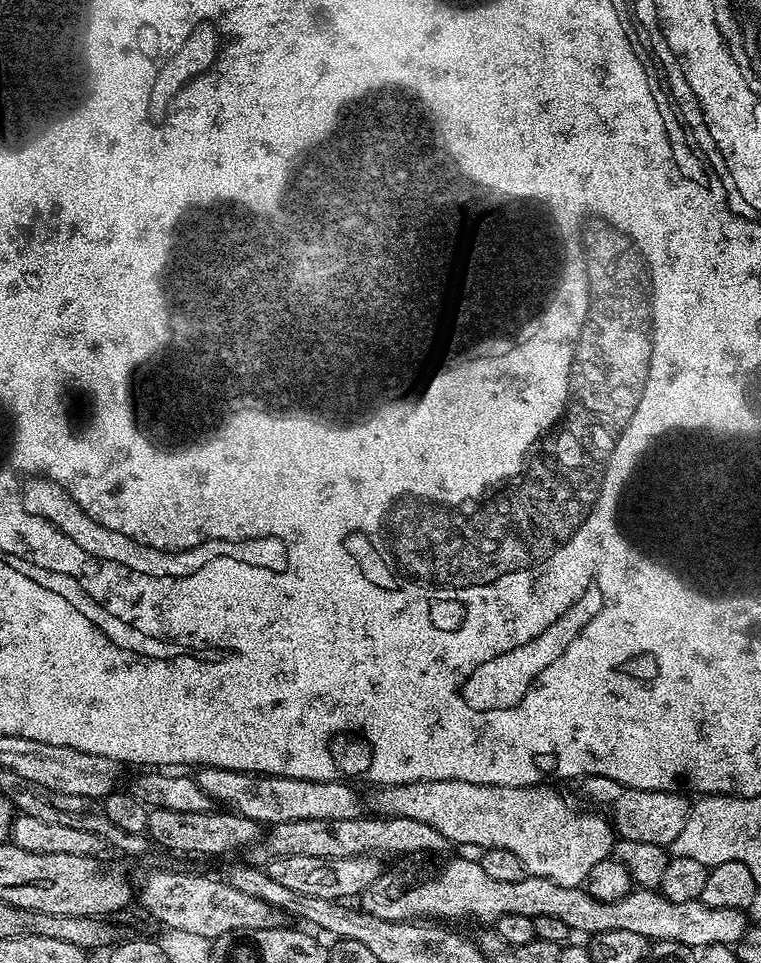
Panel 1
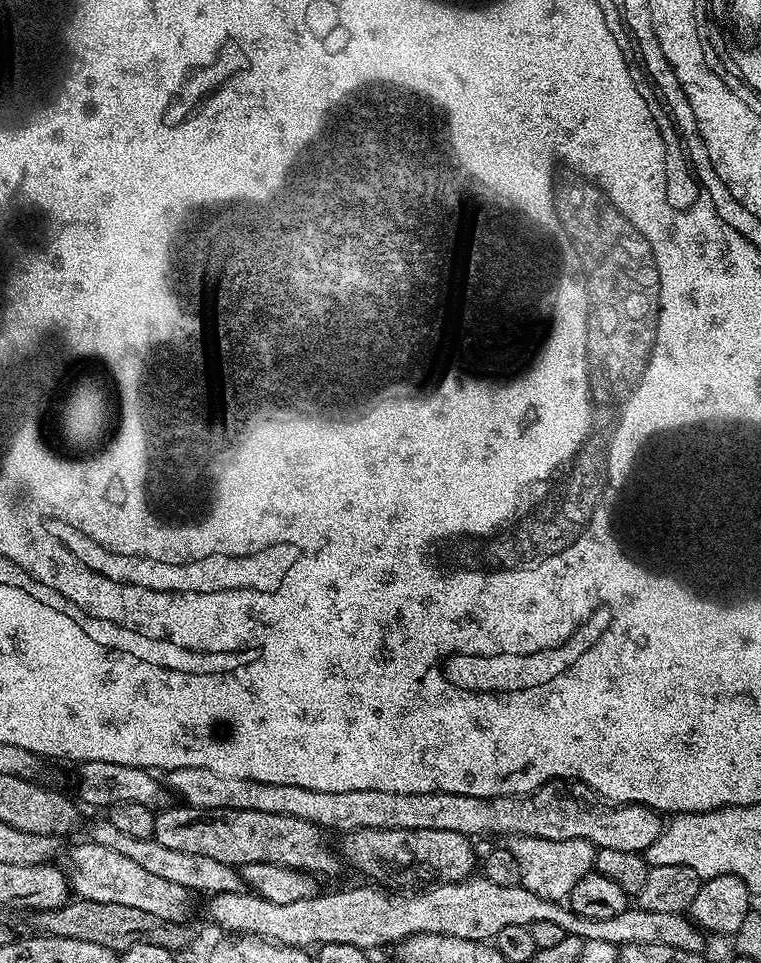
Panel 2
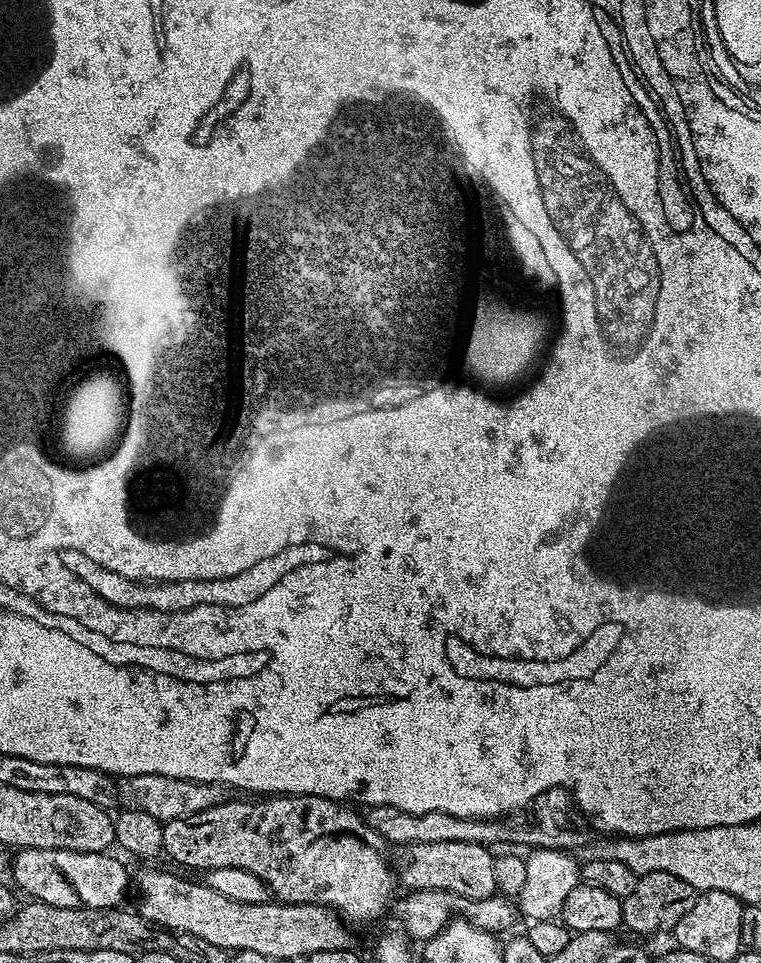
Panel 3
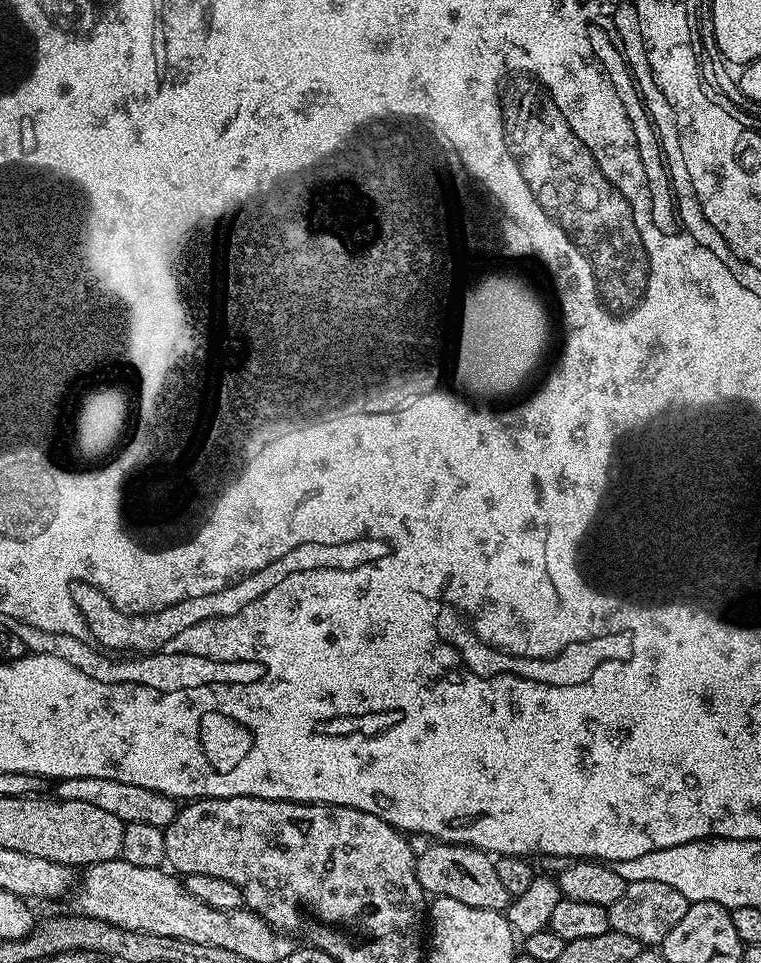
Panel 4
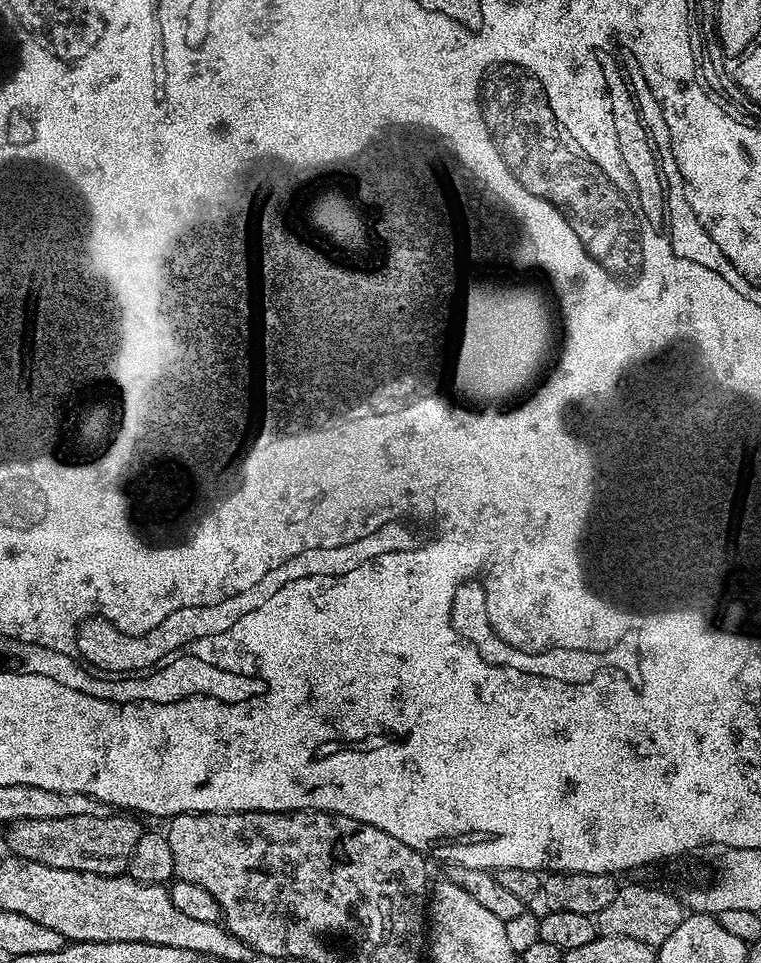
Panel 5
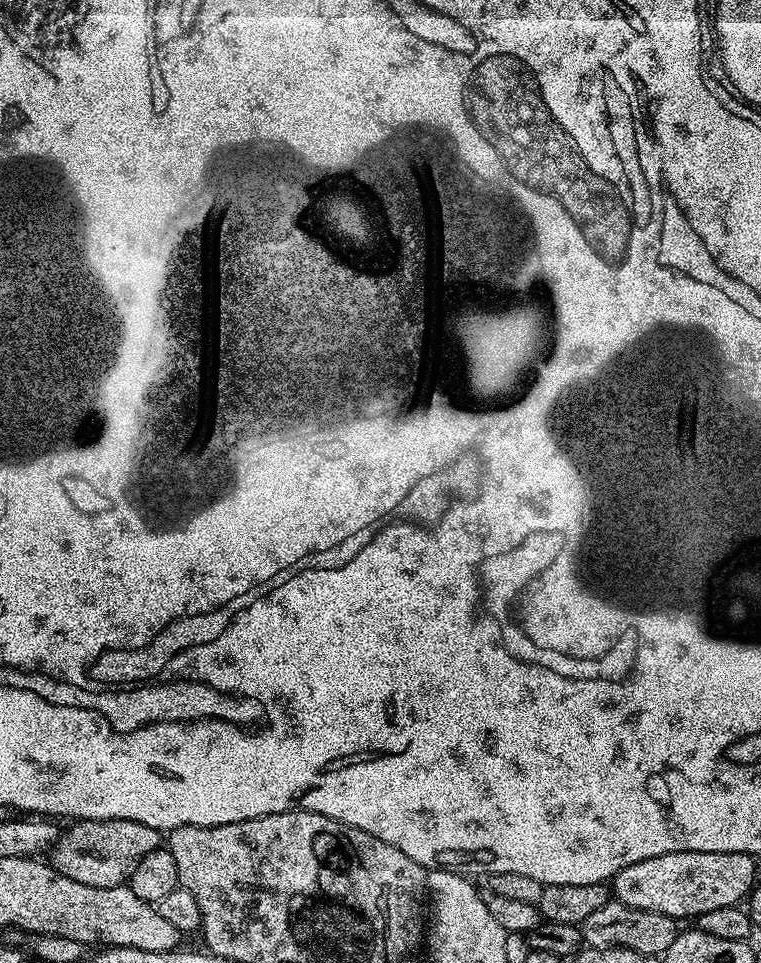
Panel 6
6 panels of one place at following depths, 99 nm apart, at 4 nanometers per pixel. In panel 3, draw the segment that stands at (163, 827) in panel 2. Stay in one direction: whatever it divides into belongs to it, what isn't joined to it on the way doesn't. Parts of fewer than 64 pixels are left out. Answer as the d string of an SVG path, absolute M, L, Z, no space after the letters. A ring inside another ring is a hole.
M272 794L267 798L253 799L256 800L253 804L248 801L251 799L240 799L244 800L229 798L223 804L210 806L210 810L201 810L198 814L190 814L190 818L178 818L164 825L163 855L184 868L207 870L218 866L238 866L238 870L248 870L262 878L279 903L321 904L343 917L349 925L376 920L387 910L388 903L390 908L394 873L389 853L384 853L386 842L368 825L361 813L359 816L351 812L356 811L351 807L321 796Z

